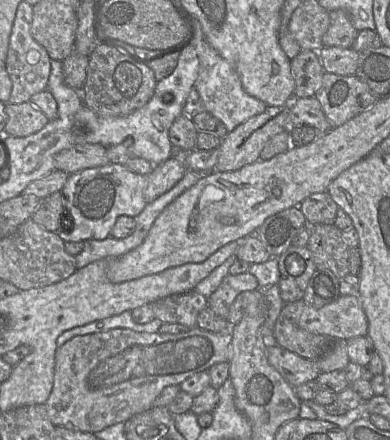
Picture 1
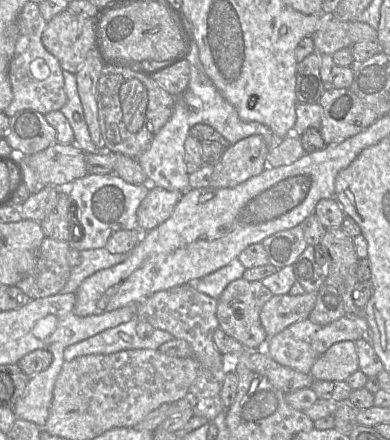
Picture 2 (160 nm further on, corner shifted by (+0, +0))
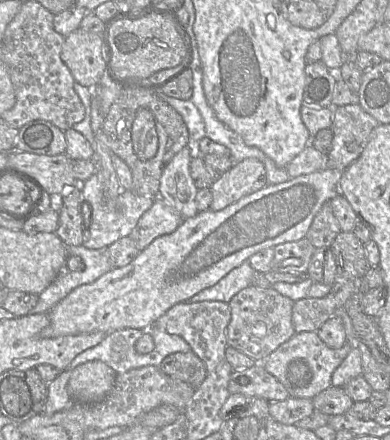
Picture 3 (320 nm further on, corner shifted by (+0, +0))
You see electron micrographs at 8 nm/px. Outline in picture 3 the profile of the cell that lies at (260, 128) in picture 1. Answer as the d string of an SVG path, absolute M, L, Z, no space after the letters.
M247 158L234 163L227 172L216 177L211 185L210 209L220 211L266 185L266 171L261 161Z

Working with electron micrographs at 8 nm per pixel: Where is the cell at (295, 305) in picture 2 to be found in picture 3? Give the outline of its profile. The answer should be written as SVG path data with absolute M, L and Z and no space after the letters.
M335 276L331 291L322 298L307 297L294 301L292 321L296 333L318 331L347 300L360 291L360 281L351 281Z

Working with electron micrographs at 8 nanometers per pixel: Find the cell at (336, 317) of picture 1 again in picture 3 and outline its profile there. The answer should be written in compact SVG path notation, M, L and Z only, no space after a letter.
M316 331L296 333L280 345L263 362L264 368L282 383L290 397L313 399L332 386L332 375L347 357L352 346L347 341L339 349L328 347Z

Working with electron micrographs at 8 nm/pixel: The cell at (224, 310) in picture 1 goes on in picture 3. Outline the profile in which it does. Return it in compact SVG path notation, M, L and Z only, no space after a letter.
M251 284L238 292L228 304L231 319L226 329L227 344L257 362L262 363L296 334L292 321L294 301L272 287Z

